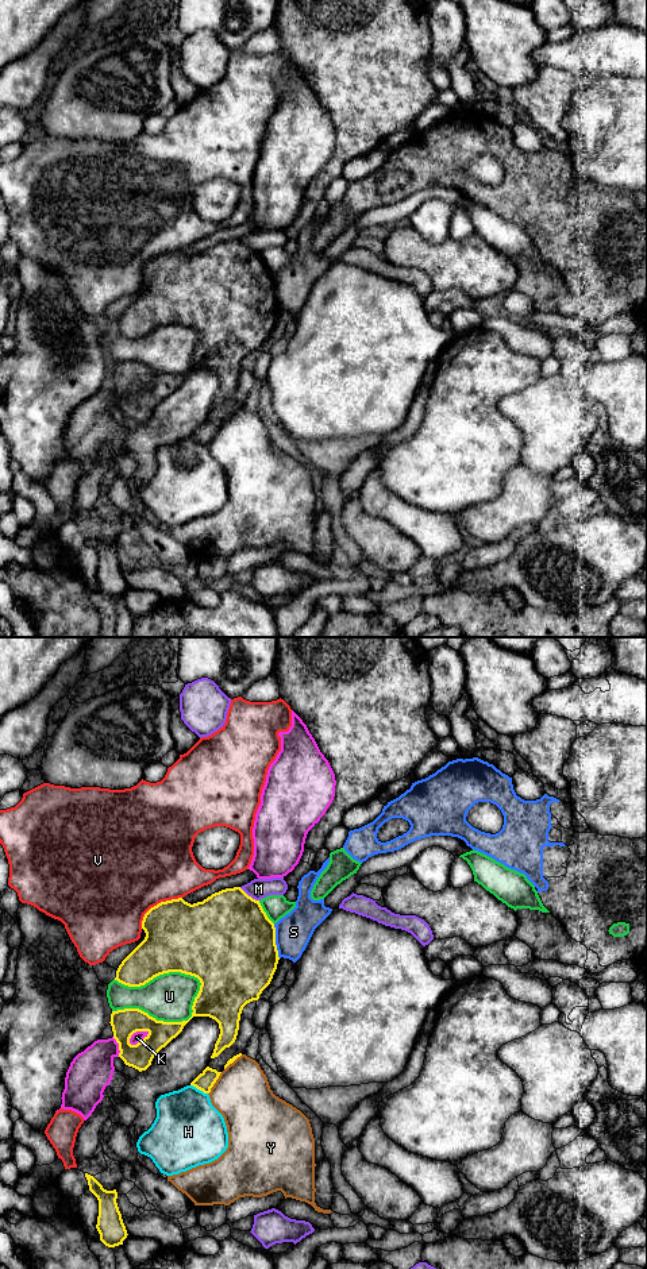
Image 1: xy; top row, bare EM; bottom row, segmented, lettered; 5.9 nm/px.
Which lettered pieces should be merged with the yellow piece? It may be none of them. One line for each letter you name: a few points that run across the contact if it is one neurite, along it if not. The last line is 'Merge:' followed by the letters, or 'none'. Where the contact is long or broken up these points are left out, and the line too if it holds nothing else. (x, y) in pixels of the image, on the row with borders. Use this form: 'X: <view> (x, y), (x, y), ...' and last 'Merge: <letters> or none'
Merge: none

